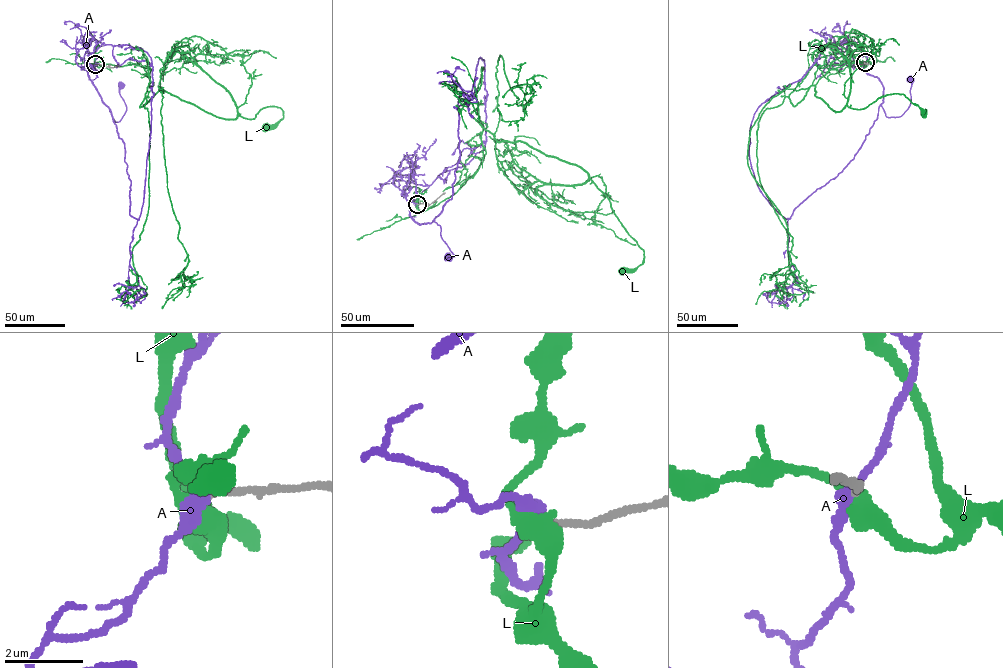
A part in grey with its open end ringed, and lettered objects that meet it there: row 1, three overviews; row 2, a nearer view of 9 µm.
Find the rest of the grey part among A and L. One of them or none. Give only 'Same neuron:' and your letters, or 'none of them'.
Same neuron: L

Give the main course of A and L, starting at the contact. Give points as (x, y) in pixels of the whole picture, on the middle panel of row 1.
A: (417, 204), (408, 202), (410, 216), (419, 224), (434, 219), (439, 225), (442, 240), (454, 255), (448, 257)
L: (417, 204), (449, 198), (483, 161), (476, 109), (498, 141), (587, 173), (643, 250), (622, 272)

